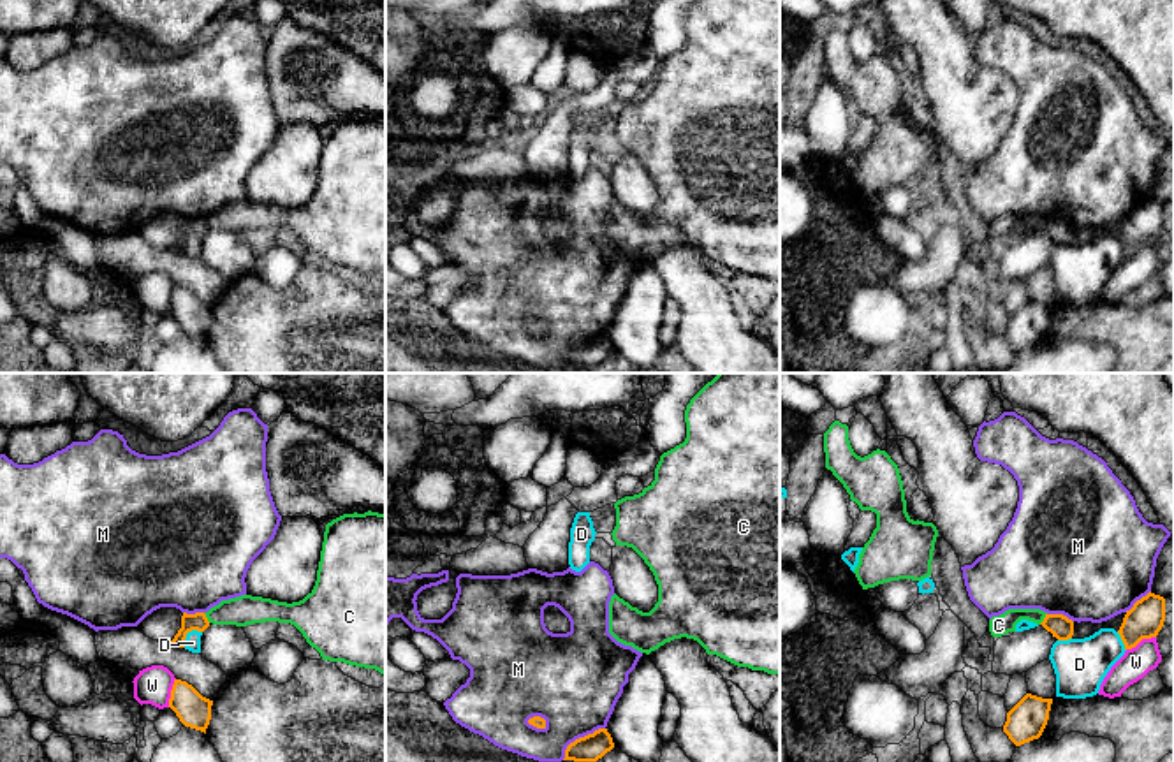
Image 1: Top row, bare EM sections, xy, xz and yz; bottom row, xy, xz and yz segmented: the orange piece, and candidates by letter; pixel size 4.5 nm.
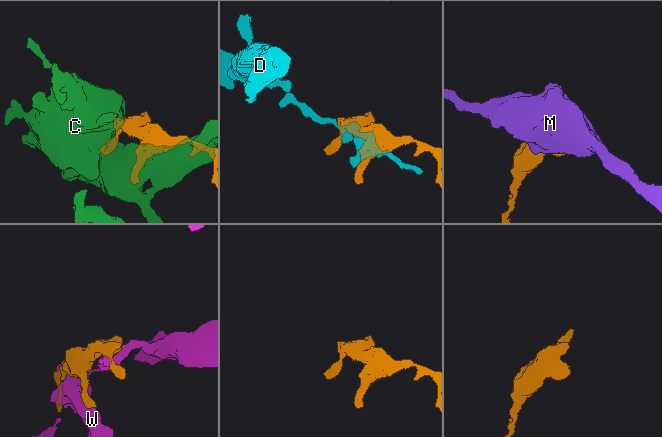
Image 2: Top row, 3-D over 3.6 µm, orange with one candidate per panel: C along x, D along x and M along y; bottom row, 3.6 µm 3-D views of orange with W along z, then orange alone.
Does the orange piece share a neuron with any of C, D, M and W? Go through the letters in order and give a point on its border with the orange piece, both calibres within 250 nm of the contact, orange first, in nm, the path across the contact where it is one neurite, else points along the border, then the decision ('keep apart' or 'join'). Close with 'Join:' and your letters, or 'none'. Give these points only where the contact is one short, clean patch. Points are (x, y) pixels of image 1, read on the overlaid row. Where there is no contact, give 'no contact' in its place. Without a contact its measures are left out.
C: yz (1044, 618) | 100/100 nm | along yz (1046, 613), (1039, 623) | keep apart
D: xy (187, 632) | 80/80 nm | keep apart
M: yz (1137, 600) | 170/500 nm | keep apart
W: yz (1141, 639) | 170/140 nm | keep apart
Join: none

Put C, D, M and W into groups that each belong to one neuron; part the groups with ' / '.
C / D / M / W

